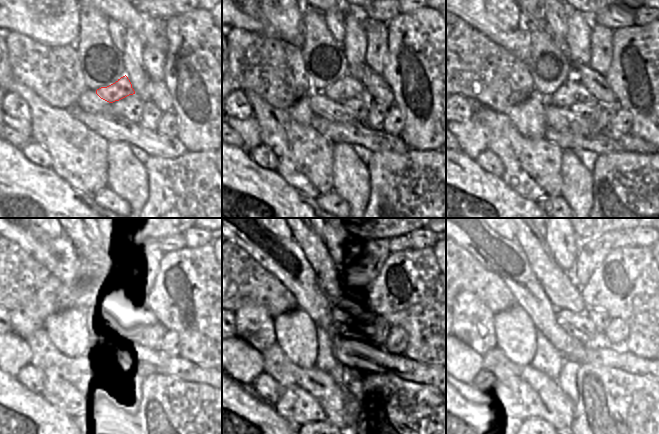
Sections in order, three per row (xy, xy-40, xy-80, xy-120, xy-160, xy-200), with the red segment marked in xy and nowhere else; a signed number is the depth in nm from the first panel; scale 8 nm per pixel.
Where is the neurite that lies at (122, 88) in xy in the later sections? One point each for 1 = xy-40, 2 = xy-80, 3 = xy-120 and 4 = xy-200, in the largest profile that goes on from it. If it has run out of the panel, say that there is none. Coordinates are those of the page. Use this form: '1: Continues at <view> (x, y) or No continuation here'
1: Continues at xy-40 (348, 87)
2: Continues at xy-80 (571, 91)
3: Continues at xy-120 (118, 317)
4: Continues at xy-200 (580, 322)

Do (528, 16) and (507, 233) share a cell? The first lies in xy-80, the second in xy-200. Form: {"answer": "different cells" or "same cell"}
{"answer": "different cells"}

